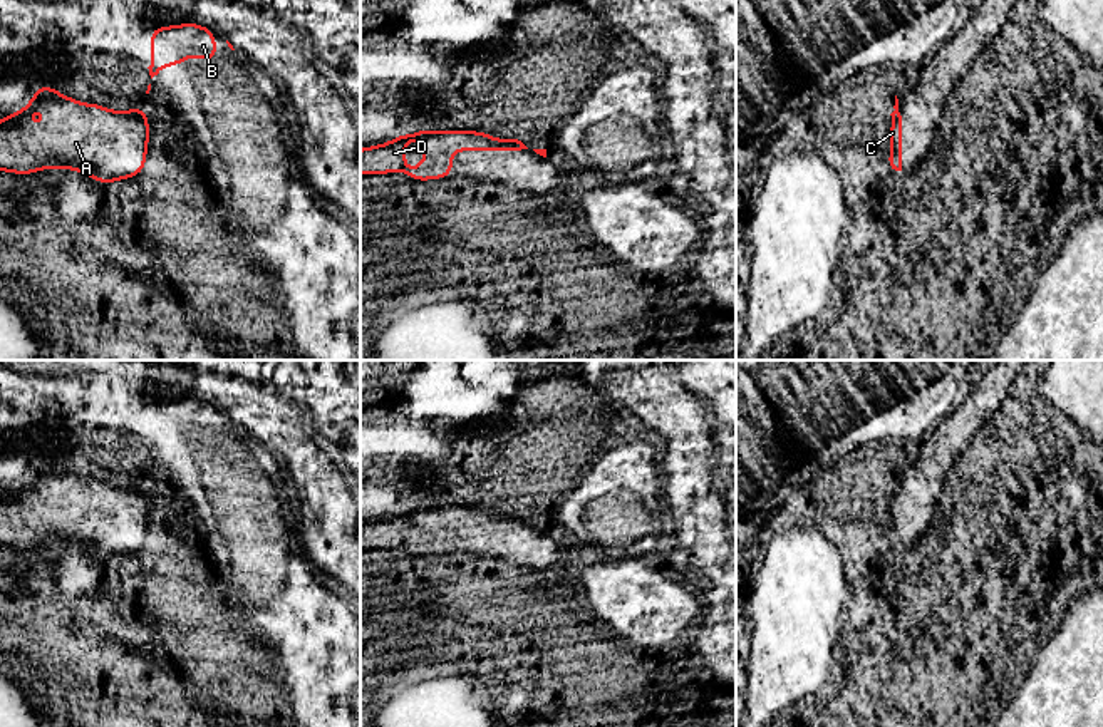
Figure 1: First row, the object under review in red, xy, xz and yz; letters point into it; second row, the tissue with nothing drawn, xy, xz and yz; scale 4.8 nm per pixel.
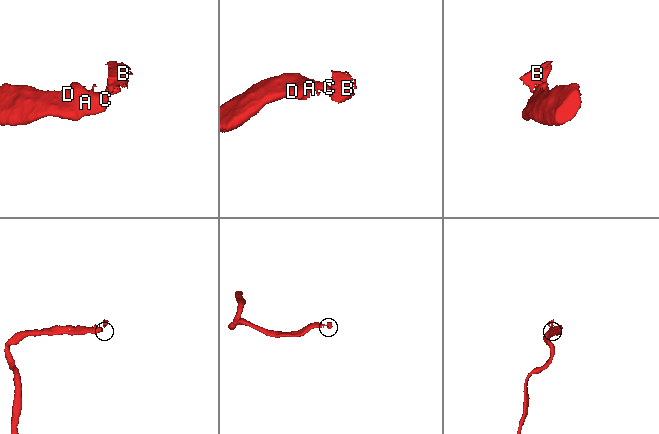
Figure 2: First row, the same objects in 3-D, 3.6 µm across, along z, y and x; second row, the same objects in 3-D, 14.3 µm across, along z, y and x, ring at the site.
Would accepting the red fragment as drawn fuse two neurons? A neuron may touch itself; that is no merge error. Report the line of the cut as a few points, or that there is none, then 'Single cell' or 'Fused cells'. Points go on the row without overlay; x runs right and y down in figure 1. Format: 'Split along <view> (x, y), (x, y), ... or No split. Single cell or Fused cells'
Split along xy (138, 484), (146, 493). Fused cells

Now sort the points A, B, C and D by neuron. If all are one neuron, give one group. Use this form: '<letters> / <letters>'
A C D / B

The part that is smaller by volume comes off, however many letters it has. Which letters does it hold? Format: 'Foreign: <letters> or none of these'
Foreign: B

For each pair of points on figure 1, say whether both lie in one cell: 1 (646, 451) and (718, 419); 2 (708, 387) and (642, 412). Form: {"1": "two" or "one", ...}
{"1": "two", "2": "one"}

